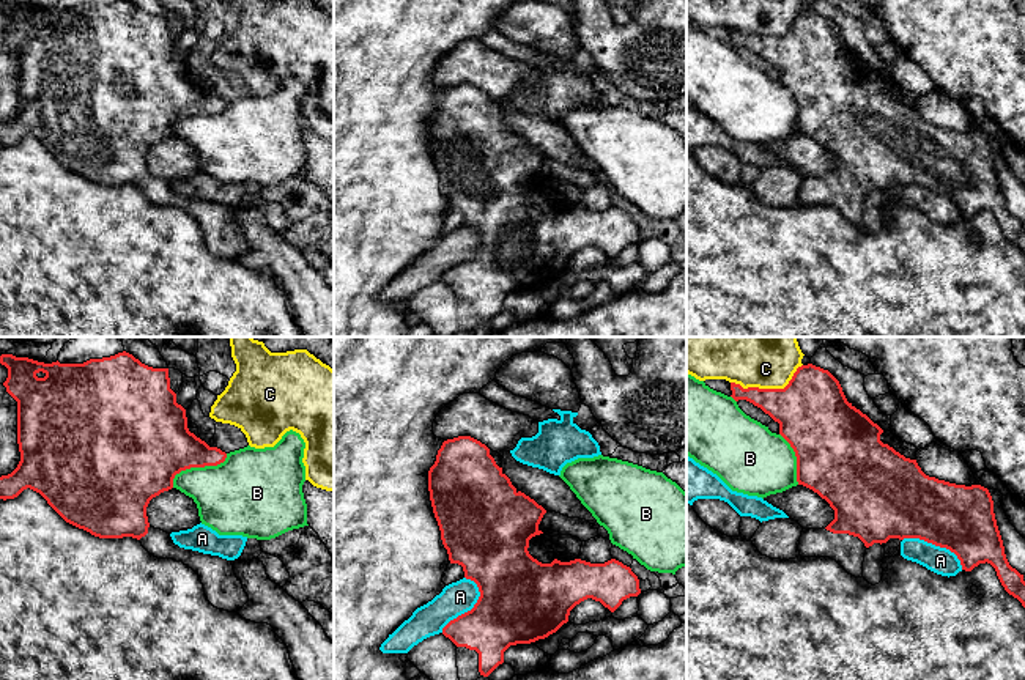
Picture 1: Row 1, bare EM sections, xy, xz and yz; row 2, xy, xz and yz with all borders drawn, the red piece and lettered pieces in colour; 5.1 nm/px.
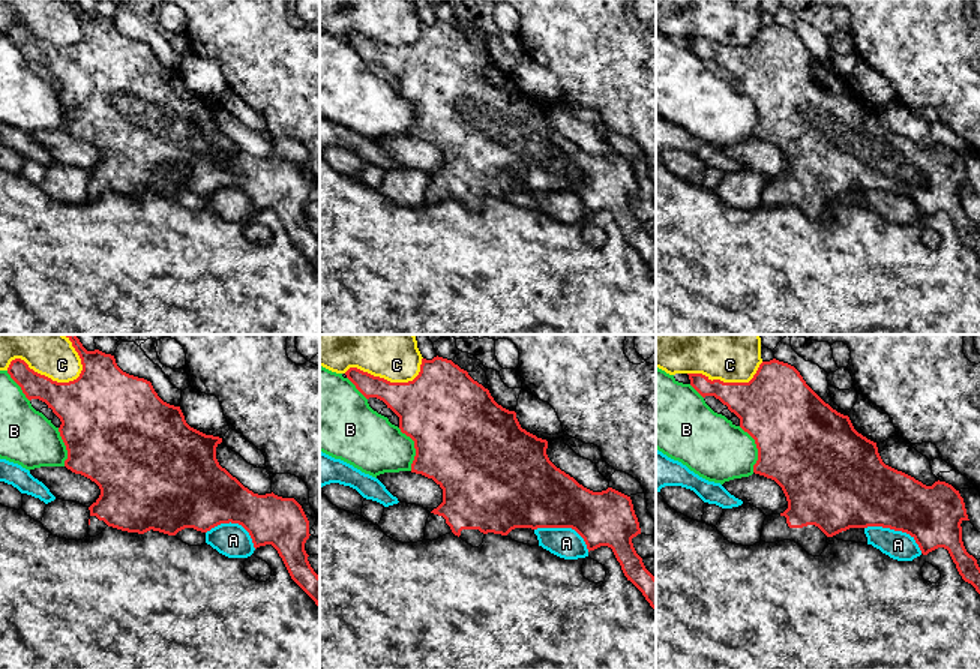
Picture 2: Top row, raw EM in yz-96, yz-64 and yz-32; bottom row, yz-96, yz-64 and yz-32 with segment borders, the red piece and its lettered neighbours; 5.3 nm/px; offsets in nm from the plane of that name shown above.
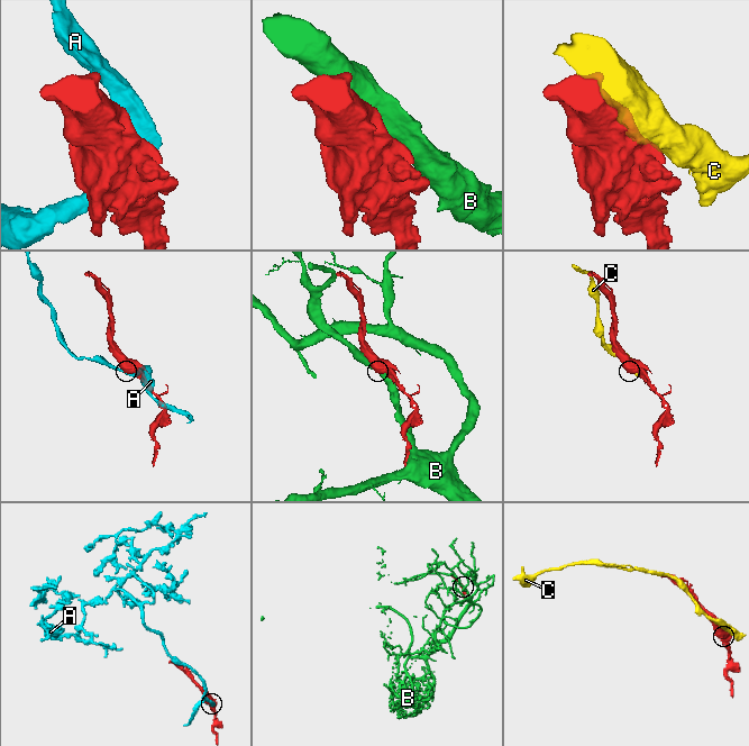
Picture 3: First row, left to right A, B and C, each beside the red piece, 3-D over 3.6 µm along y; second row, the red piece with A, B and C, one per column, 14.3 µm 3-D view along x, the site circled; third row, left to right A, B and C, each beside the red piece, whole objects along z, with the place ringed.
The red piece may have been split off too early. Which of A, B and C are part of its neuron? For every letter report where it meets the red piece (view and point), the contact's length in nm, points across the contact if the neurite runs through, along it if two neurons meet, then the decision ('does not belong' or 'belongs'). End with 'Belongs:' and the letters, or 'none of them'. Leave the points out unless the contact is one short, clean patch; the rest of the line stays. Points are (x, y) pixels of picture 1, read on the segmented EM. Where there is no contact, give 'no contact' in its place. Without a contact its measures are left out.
A: xz (471, 609) | 320 nm | does not belong
B: xy (197, 466) | 340 nm | does not belong
C: yz (769, 389) | 380 nm | does not belong
Belongs: none of them

